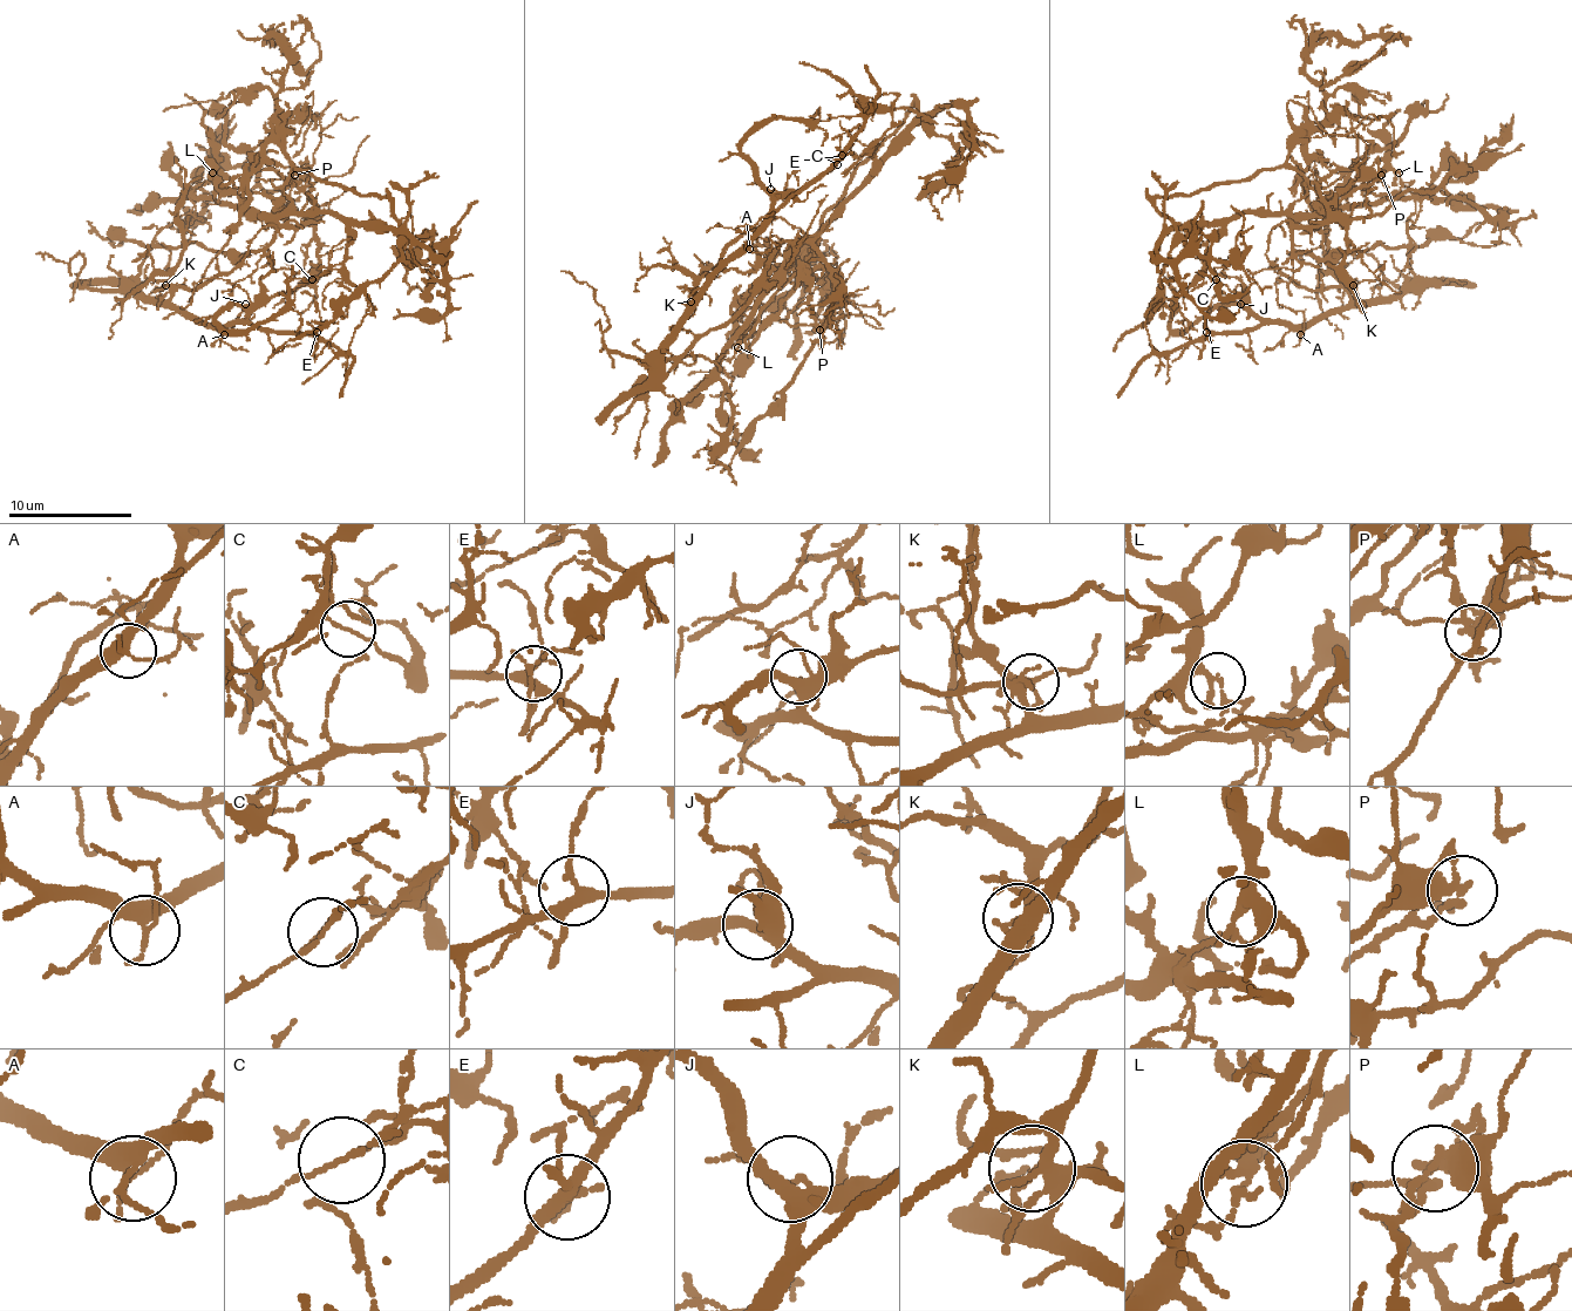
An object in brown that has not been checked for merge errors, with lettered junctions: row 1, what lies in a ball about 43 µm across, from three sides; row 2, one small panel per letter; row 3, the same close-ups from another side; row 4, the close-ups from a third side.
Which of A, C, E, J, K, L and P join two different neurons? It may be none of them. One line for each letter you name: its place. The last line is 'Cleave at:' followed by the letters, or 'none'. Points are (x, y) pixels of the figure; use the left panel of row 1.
C: at (312, 279)
L: at (212, 172)
P: at (294, 175)
Cleave at: C, L, P

